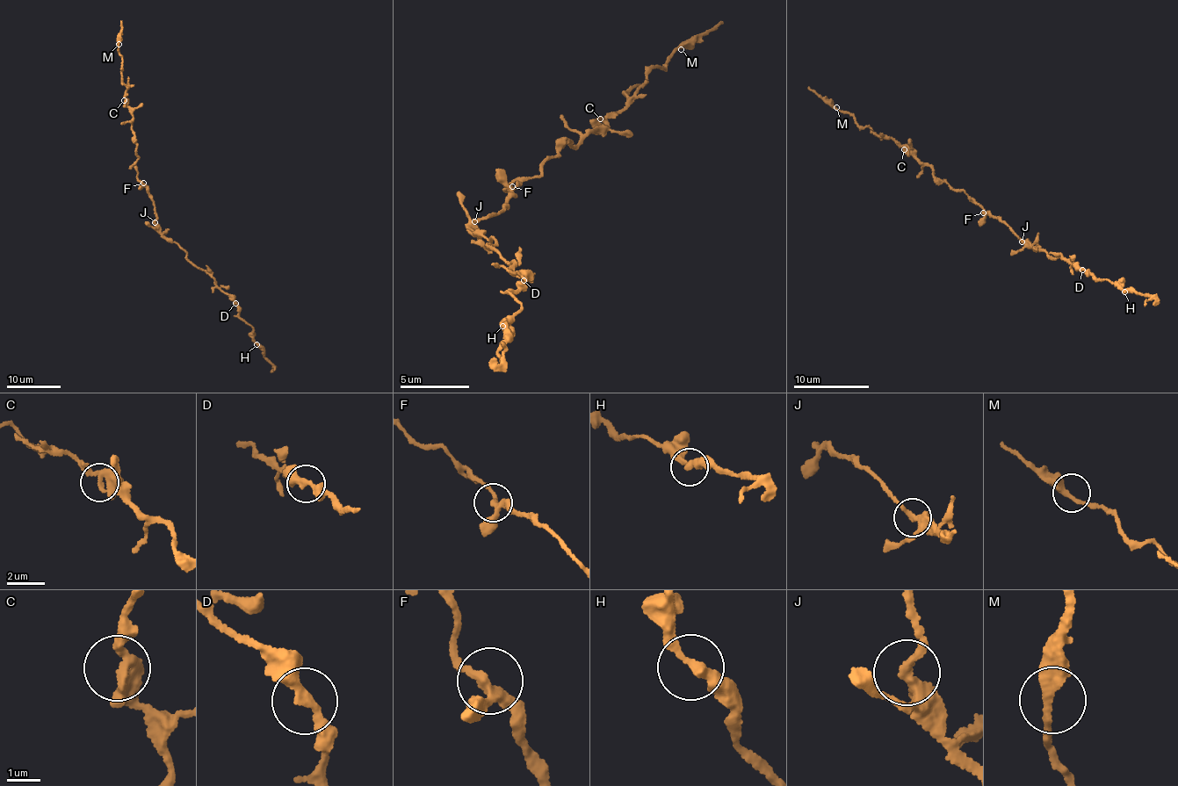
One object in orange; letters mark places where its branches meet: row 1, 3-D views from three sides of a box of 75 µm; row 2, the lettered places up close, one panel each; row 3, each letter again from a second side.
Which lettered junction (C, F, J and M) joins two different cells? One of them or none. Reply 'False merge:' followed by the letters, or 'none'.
False merge: none

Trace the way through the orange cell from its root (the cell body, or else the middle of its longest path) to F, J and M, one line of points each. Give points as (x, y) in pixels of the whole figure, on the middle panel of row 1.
F: (494, 212), (506, 203), (512, 186)
J: (494, 212), (475, 220)
M: (494, 212), (505, 190), (541, 171), (560, 144), (597, 133), (681, 49)

